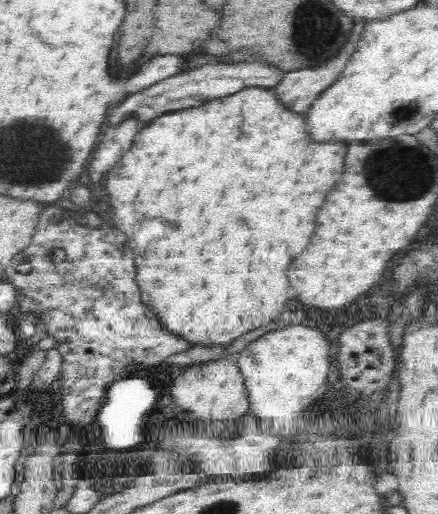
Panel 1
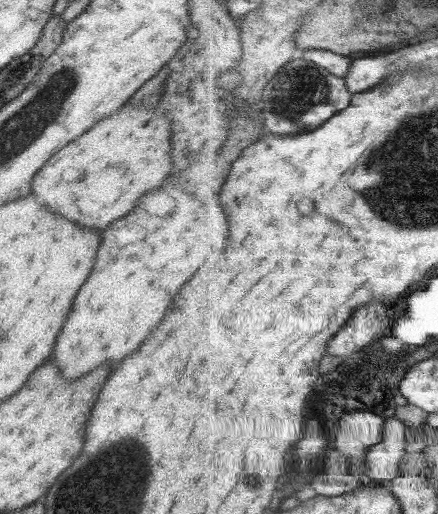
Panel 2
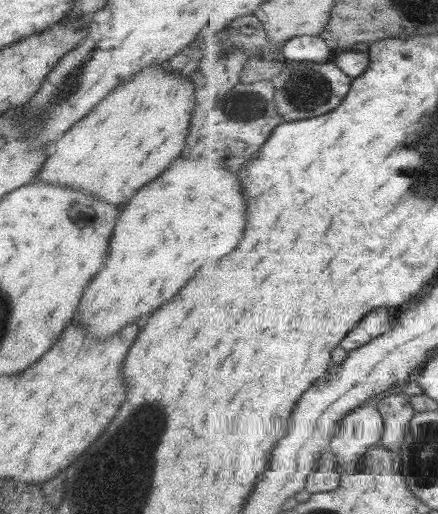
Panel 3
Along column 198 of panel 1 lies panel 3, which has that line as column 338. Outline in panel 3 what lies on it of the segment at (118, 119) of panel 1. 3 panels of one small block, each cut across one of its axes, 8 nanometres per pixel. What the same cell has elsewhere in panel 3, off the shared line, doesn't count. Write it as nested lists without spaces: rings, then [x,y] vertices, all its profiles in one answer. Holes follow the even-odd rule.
[[[331,60],[327,63],[315,61],[291,61],[281,76],[272,80],[276,86],[276,103],[284,122],[295,122],[309,118],[323,117],[335,110],[352,89],[353,79]]]

